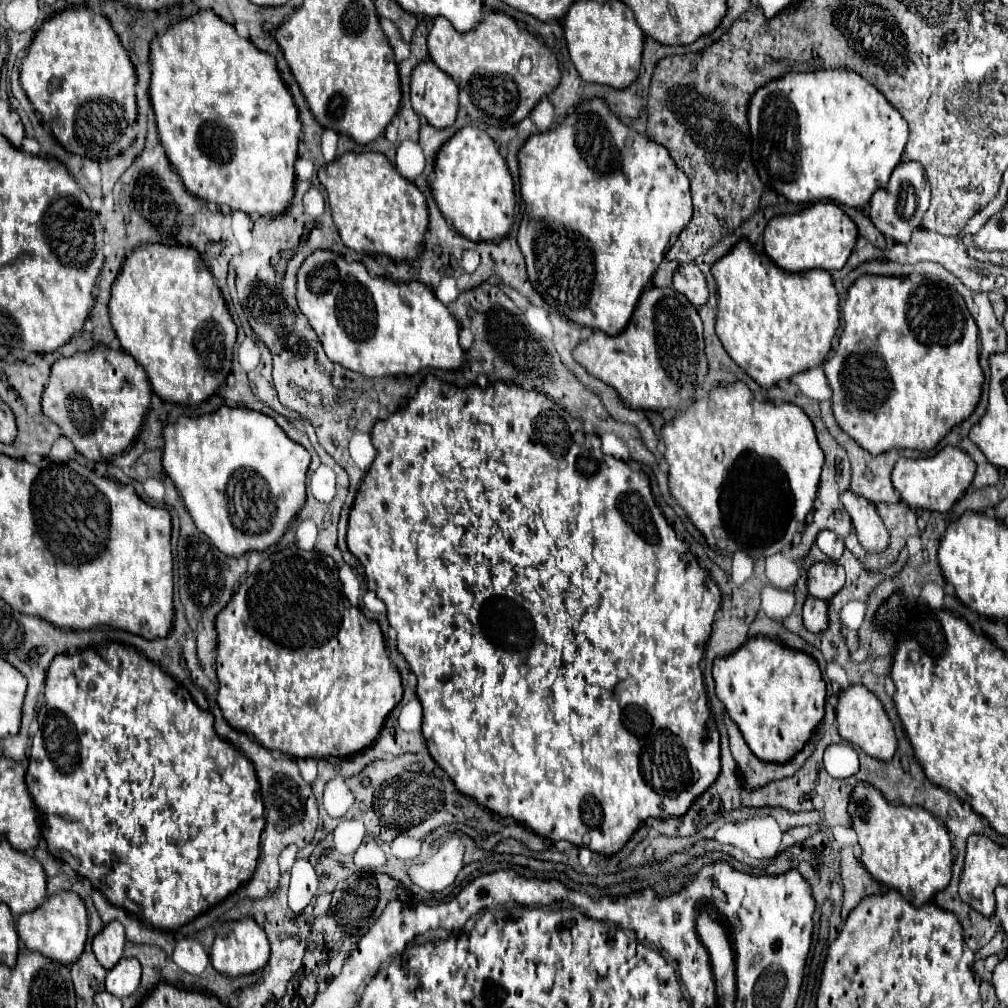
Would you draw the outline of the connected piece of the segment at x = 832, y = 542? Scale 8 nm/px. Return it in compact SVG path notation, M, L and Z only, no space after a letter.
M822 530L816 538L816 544L830 560L838 560L844 552L844 540L838 538L832 530Z

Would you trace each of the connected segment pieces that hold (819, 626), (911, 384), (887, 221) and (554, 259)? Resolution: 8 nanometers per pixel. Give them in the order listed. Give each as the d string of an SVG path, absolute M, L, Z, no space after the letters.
M808 596L804 602L804 626L818 634L828 628L828 602Z
M906 274L906 276L862 276L858 278L846 296L844 308L844 332L838 338L838 346L834 348L832 356L824 362L824 372L828 376L828 382L832 386L832 408L838 426L850 434L862 448L866 448L870 454L882 454L890 448L910 448L910 450L932 450L954 426L964 422L980 402L980 392L984 384L984 374L978 362L978 326L972 320L972 314L968 312L962 296L944 282L934 282L922 274Z
M900 162L896 170L890 176L890 182L886 188L878 190L870 200L870 220L874 226L894 242L906 244L910 240L910 234L920 228L922 216L930 206L930 186L926 182L926 172L916 162Z
M598 98L578 106L566 116L562 126L532 134L522 146L518 160L522 200L526 204L522 220L528 220L528 228L518 232L518 246L528 256L526 266L532 272L532 286L546 304L568 320L612 336L620 334L630 322L636 302L658 270L666 250L692 218L688 176L672 164L664 146L652 144L648 138L642 142L634 138L630 142L626 128Z

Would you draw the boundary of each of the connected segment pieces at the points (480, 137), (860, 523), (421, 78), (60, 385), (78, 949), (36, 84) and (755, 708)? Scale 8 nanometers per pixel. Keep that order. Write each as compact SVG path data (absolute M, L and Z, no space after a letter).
M466 126L438 150L430 188L448 224L468 240L498 240L510 234L516 220L514 180L496 142L484 130Z
M844 492L842 504L846 508L846 512L852 518L856 536L860 546L870 552L870 554L880 554L888 548L888 530L884 528L882 518L876 512L874 504L868 504L868 500L856 496L854 492Z
M432 60L412 74L412 108L434 128L448 128L456 120L458 86Z
M96 346L92 352L78 352L72 358L58 358L54 362L50 380L44 390L42 408L44 414L62 428L62 434L72 440L76 452L80 452L88 460L98 462L102 458L116 458L118 454L126 452L126 448L134 442L142 428L144 414L150 408L150 398L150 380L144 368L130 354L122 350L110 350L108 346Z
M70 890L46 898L40 908L18 918L18 936L26 948L36 950L60 964L76 962L84 950L88 936L88 912L82 898Z
M68 8L48 18L36 32L20 68L20 82L36 112L50 124L66 152L106 160L122 154L136 140L136 72L108 18L88 8Z
M756 636L738 652L714 662L716 694L738 724L750 750L764 762L786 764L812 738L824 718L826 684L816 660L804 652Z

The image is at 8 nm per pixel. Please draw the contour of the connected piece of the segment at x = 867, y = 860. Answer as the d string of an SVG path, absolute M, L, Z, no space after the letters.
M858 784L850 802L850 814L852 814L852 828L858 834L858 842L862 848L860 862L870 872L874 880L880 884L886 884L894 890L898 890L912 906L924 906L928 904L936 892L944 890L950 882L952 874L952 842L946 826L936 820L928 810L922 806L904 806L904 804L890 804L884 800L884 796L872 788Z

